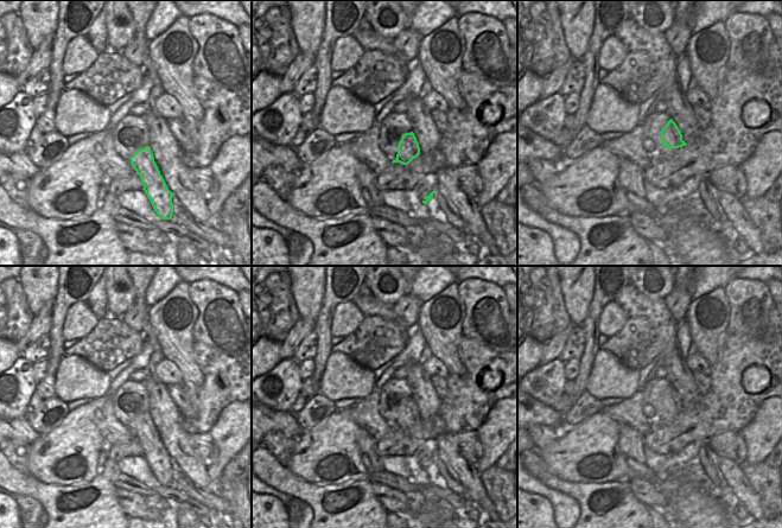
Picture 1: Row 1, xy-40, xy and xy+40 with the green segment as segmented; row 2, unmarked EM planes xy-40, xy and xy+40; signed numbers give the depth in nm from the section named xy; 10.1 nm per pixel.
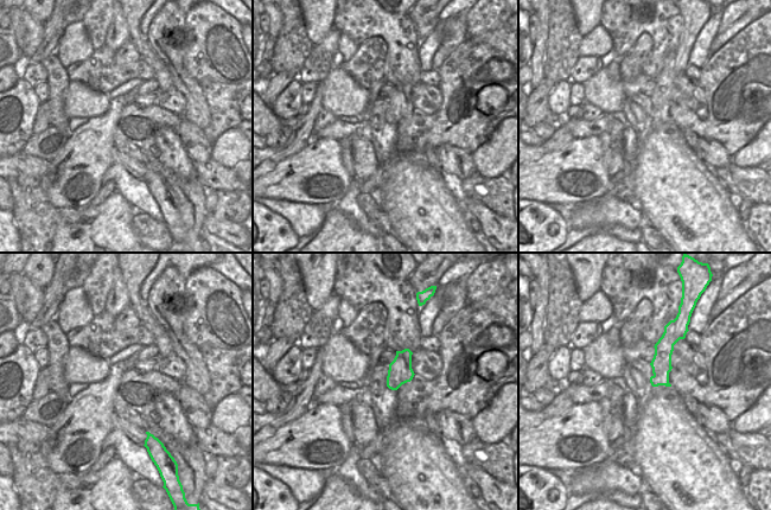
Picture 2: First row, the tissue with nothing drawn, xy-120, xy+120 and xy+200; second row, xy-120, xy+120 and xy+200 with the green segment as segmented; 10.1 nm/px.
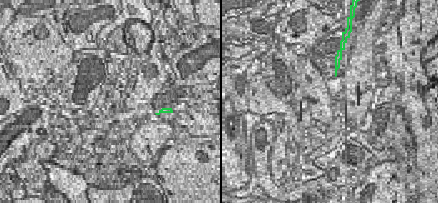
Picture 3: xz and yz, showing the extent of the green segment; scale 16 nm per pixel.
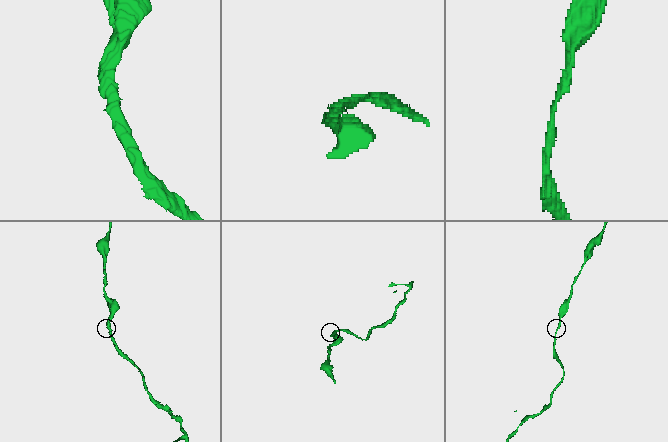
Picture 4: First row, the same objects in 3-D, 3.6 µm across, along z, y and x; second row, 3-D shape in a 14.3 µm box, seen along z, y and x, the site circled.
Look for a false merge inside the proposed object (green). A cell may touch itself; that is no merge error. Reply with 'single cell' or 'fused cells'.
single cell

